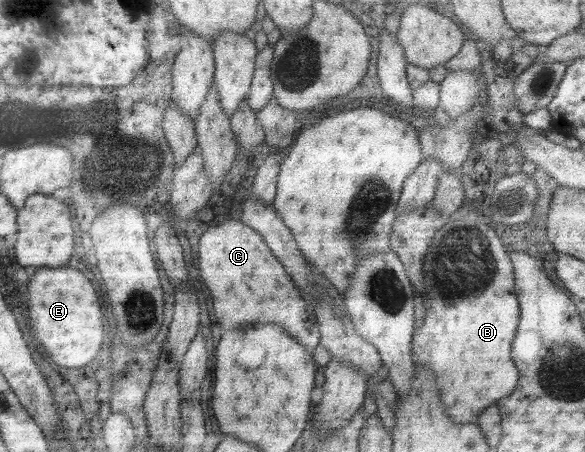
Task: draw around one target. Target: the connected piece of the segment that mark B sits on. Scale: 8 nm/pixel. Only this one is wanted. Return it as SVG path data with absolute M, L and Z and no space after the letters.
M473 215L471 219L463 217L459 220L448 219L445 221L444 225L435 231L433 235L433 243L429 247L429 251L425 253L421 261L421 274L423 274L423 279L421 279L421 287L429 287L427 289L427 303L429 307L425 309L425 315L421 319L421 325L417 331L413 331L413 335L410 341L410 354L411 361L413 365L427 365L431 371L433 371L433 382L437 386L437 394L439 394L439 399L444 407L444 413L450 418L452 423L476 423L477 415L479 411L489 407L493 401L509 395L515 386L517 385L517 369L513 367L511 359L509 359L509 343L513 339L513 333L515 333L515 325L517 325L517 319L519 319L519 307L517 307L517 299L515 299L514 287L513 287L513 267L511 267L511 261L509 261L508 252L506 245L499 243L497 239L497 230L485 224L484 222L473 221Z

